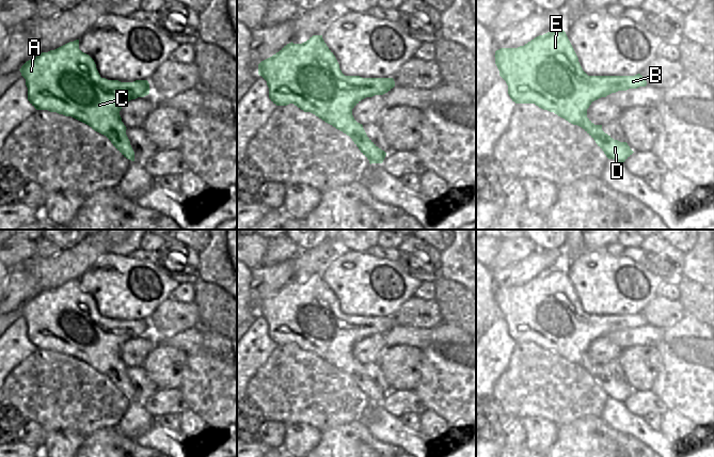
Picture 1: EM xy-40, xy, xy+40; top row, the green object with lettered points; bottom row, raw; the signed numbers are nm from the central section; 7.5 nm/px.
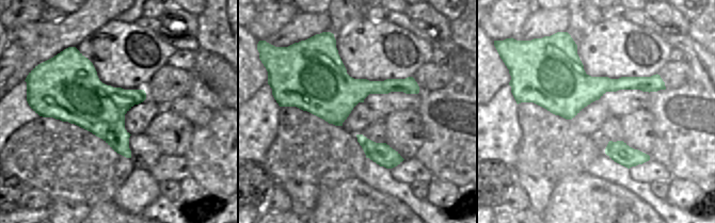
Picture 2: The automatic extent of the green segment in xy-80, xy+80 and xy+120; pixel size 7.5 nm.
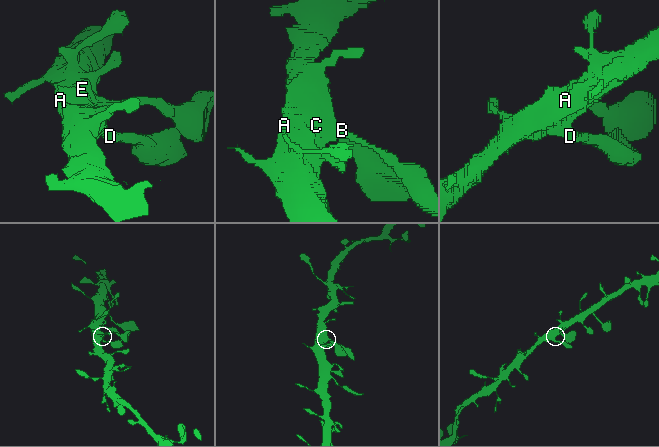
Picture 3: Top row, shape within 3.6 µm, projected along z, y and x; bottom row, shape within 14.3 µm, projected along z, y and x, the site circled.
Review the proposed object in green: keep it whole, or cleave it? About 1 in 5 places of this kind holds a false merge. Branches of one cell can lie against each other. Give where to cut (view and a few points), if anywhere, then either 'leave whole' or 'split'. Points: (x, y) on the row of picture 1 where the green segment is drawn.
no cut; leave whole

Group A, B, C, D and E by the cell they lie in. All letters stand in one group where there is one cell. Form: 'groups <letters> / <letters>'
groups A B C D E

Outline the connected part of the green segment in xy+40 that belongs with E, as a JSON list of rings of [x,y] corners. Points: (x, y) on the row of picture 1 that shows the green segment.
[[[554,29],[539,35],[518,48],[501,48],[495,51],[495,64],[499,76],[508,85],[508,94],[515,104],[535,104],[543,110],[554,112],[573,125],[582,127],[604,152],[608,159],[623,163],[634,152],[626,142],[614,140],[587,117],[592,101],[618,91],[646,86],[645,78],[635,76],[588,76],[562,29]]]

